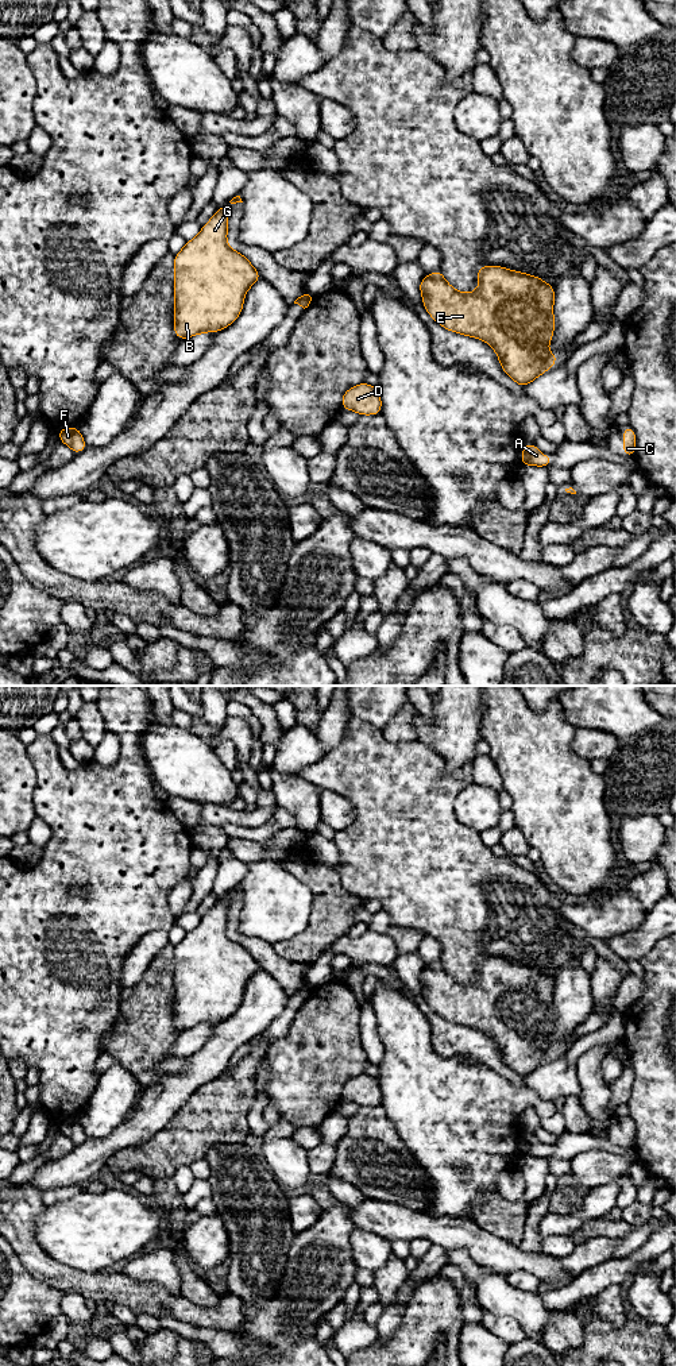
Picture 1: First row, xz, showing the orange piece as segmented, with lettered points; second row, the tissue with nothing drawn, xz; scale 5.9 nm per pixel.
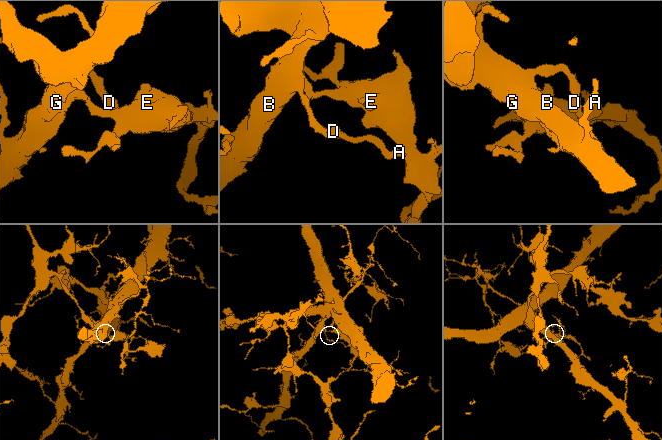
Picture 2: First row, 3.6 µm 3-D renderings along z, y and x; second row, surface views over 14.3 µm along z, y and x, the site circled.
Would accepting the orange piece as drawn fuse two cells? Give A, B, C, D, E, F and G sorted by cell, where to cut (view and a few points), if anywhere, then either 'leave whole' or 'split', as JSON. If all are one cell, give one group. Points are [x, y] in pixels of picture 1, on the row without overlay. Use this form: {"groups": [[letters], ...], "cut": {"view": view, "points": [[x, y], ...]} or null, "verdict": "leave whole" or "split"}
{"groups": [["A", "B", "D", "F", "G"], ["C", "E"]], "cut": {"view": "xz", "points": [[305, 984], [296, 994]]}, "verdict": "split"}

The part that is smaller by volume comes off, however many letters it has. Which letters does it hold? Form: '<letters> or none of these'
C, E

